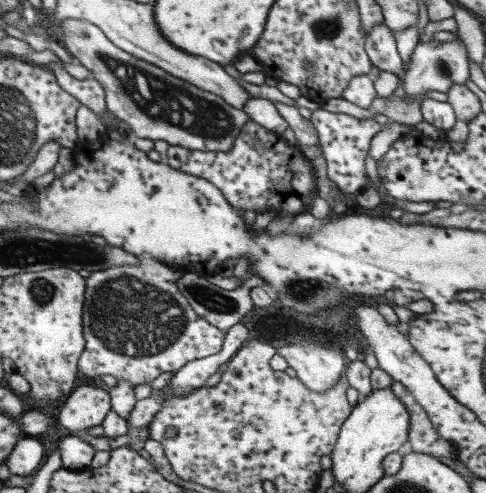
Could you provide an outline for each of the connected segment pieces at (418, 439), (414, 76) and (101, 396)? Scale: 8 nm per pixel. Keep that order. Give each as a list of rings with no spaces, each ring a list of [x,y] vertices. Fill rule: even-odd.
[[[394,381],[390,388],[397,397],[401,398],[410,413],[411,425],[409,426],[408,442],[412,444],[414,452],[457,459],[453,444],[436,432],[430,417],[419,402],[415,401],[413,394],[398,381]]]
[[[461,39],[456,40],[456,42],[437,42],[433,40],[432,42],[419,43],[416,49],[414,49],[414,53],[412,53],[409,69],[400,76],[399,86],[403,90],[400,96],[402,99],[418,98],[418,96],[422,96],[428,90],[438,90],[438,92],[447,93],[452,84],[465,84],[468,78],[470,78],[468,50],[466,49],[466,44]]]
[[[81,385],[68,395],[60,412],[59,423],[67,430],[88,430],[98,426],[111,409],[109,392],[91,385]]]

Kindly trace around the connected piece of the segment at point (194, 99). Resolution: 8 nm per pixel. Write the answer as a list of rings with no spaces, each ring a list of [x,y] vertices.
[[[62,19],[56,23],[56,26],[60,26],[64,35],[61,44],[68,47],[75,59],[90,70],[94,78],[103,86],[107,110],[117,119],[130,125],[133,130],[132,139],[165,140],[171,146],[181,146],[190,150],[224,152],[232,148],[233,142],[242,132],[244,124],[250,122],[250,117],[244,110],[229,106],[220,95],[202,90],[181,78],[172,76],[160,67],[116,47],[102,33],[102,30],[91,22],[82,19]]]

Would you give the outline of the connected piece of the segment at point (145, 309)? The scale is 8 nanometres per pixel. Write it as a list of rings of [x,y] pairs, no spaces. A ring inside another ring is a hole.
[[[144,256],[141,263],[134,266],[112,266],[92,272],[86,278],[83,310],[85,347],[77,362],[79,371],[88,378],[111,374],[136,386],[152,382],[162,372],[178,372],[190,360],[220,352],[225,332],[196,314],[177,286],[178,277],[180,272]]]

